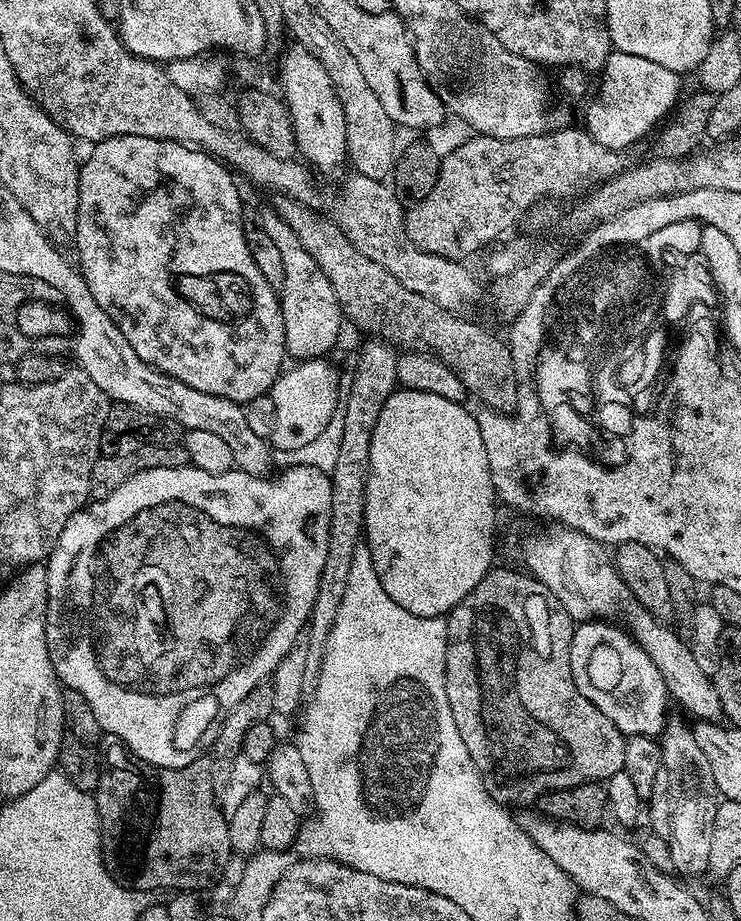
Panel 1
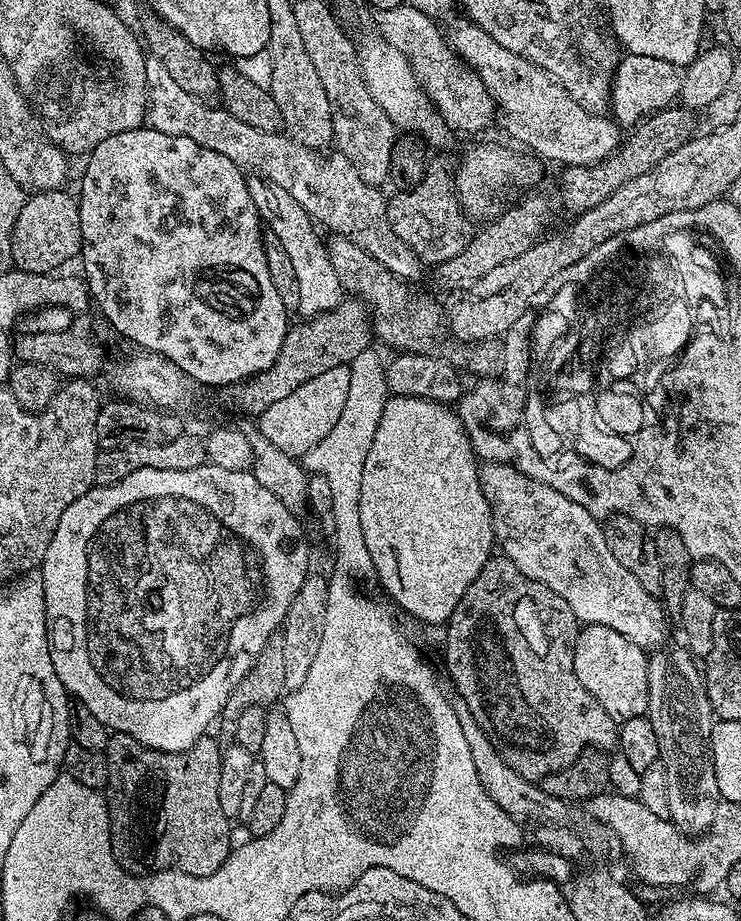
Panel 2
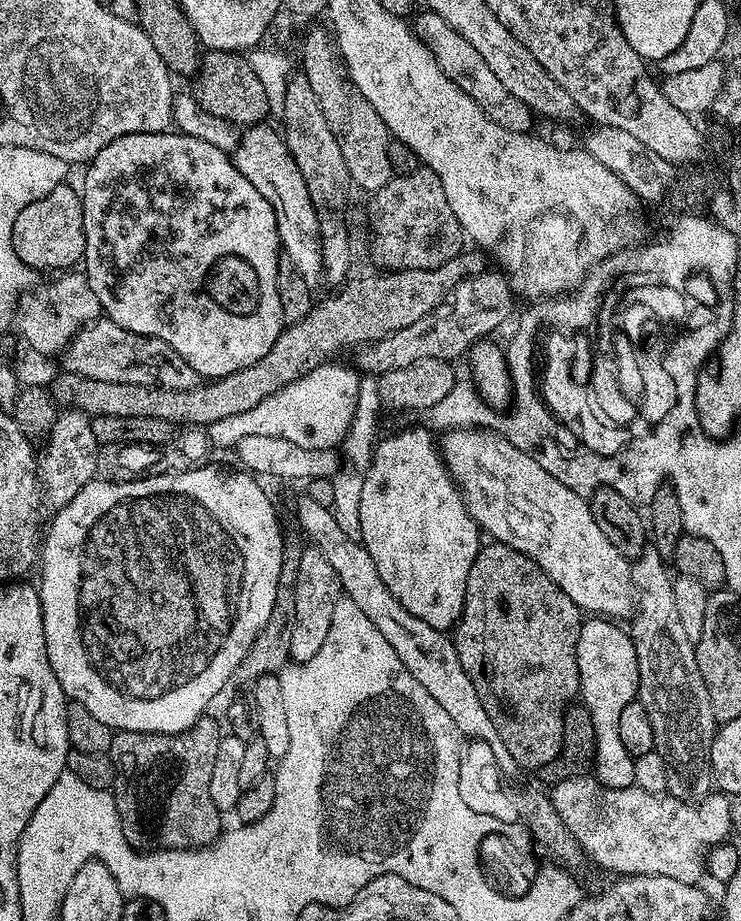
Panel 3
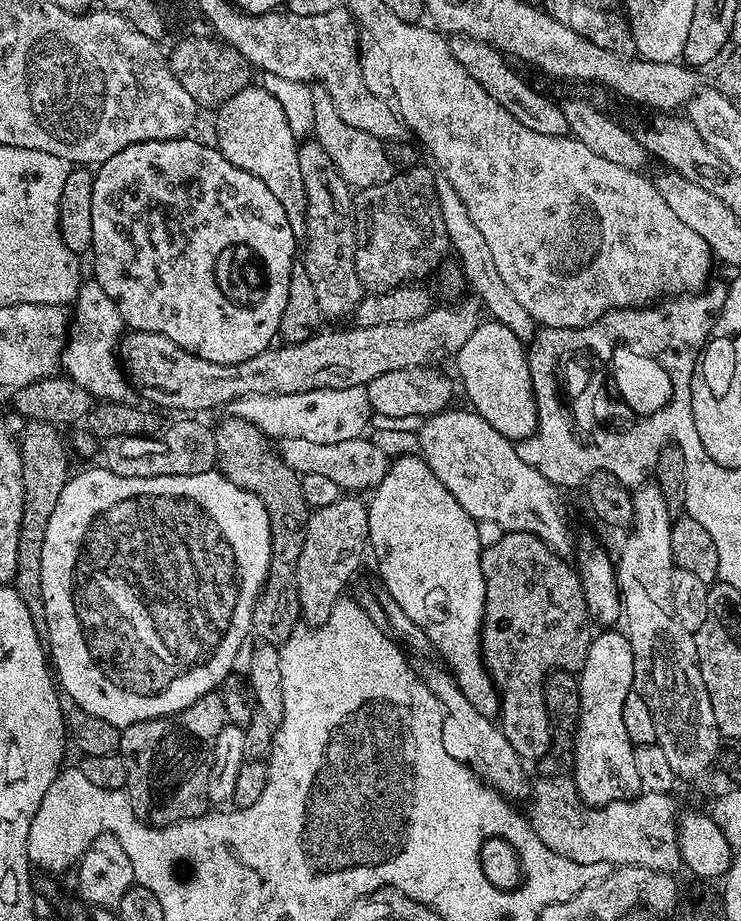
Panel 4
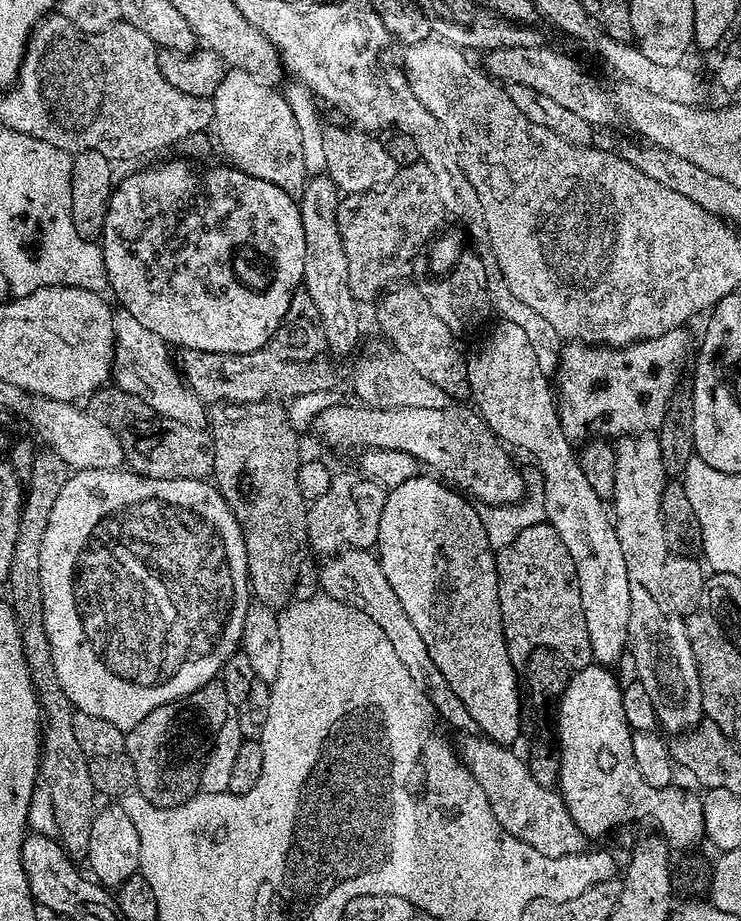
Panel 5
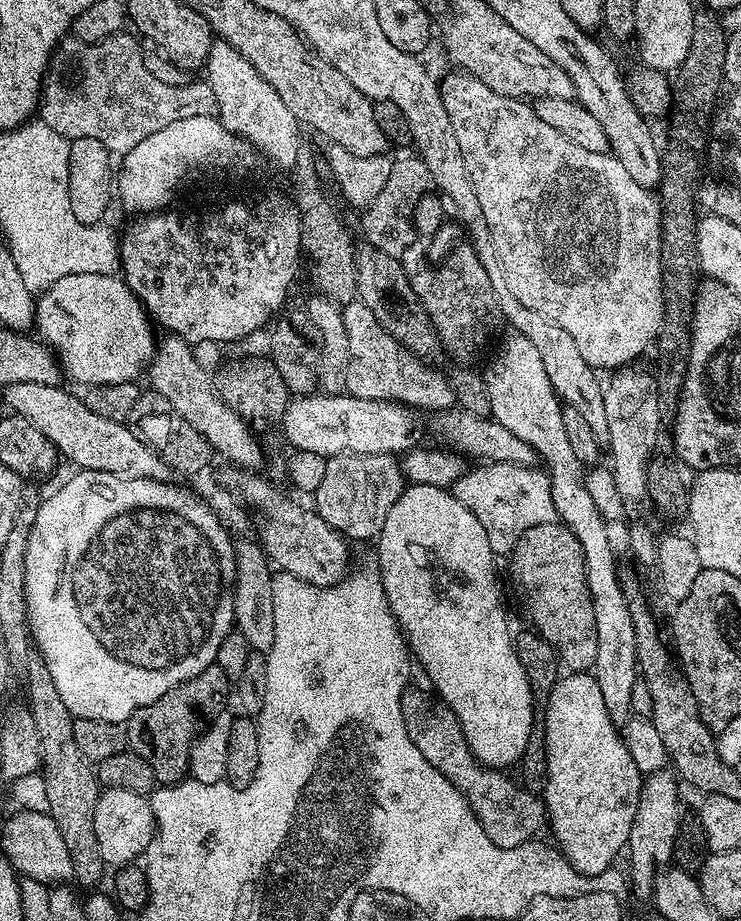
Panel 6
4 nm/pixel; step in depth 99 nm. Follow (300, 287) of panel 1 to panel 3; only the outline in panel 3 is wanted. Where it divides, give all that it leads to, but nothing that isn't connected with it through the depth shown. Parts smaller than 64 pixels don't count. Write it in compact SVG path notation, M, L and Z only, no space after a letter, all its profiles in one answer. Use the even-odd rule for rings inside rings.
M257 123L243 129L238 143L231 153L234 166L249 180L270 202L274 210L274 218L278 222L278 238L283 255L294 262L294 267L306 282L313 286L321 283L324 267L322 266L322 238L320 237L320 212L318 205L312 200L310 190L284 144L283 135L267 123Z

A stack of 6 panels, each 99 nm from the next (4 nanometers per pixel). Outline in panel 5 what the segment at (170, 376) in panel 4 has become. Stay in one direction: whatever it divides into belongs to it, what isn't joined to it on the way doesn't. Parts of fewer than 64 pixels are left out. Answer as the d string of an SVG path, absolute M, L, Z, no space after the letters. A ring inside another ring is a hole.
M186 348L179 355L178 364L184 379L205 402L253 404L258 400L332 392L340 384L340 368L332 358L296 362L278 358L278 354L268 348L259 348L250 354L214 354Z

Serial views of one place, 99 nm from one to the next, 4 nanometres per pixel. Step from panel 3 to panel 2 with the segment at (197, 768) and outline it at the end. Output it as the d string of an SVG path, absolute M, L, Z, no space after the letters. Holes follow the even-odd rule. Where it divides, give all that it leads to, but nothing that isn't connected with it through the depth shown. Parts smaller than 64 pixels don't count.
M118 732L109 735L106 755L108 758L108 782L102 789L102 795L108 805L108 825L112 835L112 852L116 856L116 863L125 872L131 872L134 876L143 876L149 872L164 872L168 868L176 868L180 872L189 872L195 876L209 876L226 862L228 853L233 851L230 842L233 825L226 814L222 814L222 805L218 802L218 778L222 774L222 744L216 740L211 740L211 735L205 734L190 746L190 750L185 752L163 752L154 750L142 742L127 736L125 732Z

